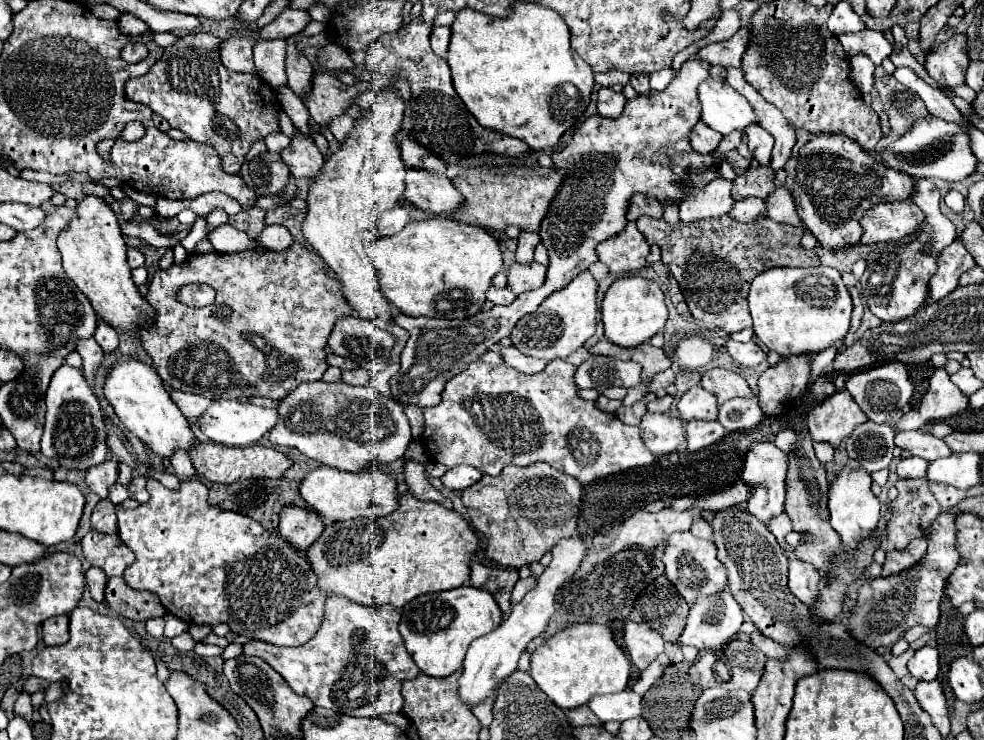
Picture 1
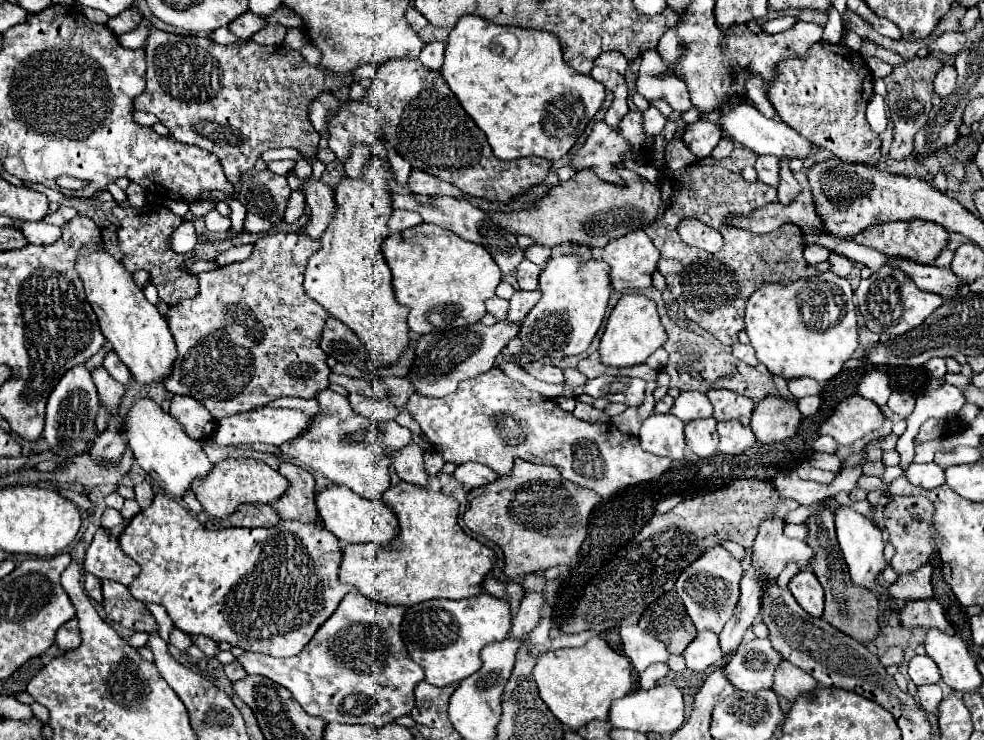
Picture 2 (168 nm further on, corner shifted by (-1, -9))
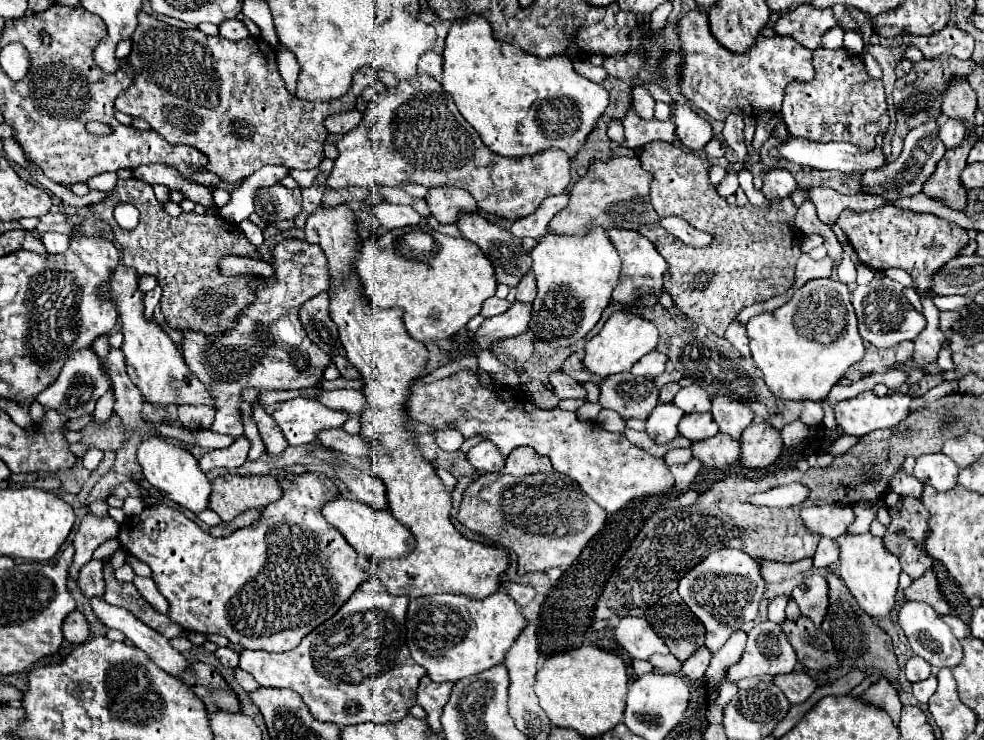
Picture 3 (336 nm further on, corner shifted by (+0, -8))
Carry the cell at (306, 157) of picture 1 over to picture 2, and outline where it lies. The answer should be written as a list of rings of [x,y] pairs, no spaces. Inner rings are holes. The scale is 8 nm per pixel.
[[[319,180],[313,182],[305,182],[303,184],[303,192],[305,192],[305,200],[311,208],[311,218],[307,222],[305,234],[311,238],[321,238],[321,234],[327,230],[333,212],[335,212],[335,192],[333,188],[325,186]]]

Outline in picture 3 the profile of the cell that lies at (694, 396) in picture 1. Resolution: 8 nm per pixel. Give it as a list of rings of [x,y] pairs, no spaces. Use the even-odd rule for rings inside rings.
[[[688,385],[682,387],[676,397],[674,397],[674,405],[680,407],[684,413],[704,413],[710,411],[710,399],[706,395],[706,391],[698,385]]]

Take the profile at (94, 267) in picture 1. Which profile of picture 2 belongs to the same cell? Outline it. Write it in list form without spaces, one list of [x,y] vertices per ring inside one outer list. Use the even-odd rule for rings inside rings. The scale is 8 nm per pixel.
[[[107,250],[83,252],[77,262],[77,272],[83,280],[87,302],[97,314],[103,336],[113,346],[123,364],[131,370],[133,378],[141,384],[163,382],[169,376],[169,370],[173,370],[177,346],[167,320],[159,314],[155,304],[145,298],[143,290],[135,286],[133,274],[127,272],[117,258],[109,256]]]

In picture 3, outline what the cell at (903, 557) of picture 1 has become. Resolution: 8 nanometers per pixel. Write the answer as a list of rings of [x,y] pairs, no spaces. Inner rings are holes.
[[[928,569],[920,579],[914,579],[912,585],[908,589],[904,589],[904,599],[908,601],[924,601],[928,605],[932,605],[932,609],[940,615],[950,613],[948,603],[944,601],[944,597],[938,591],[938,581],[932,573],[932,569]]]

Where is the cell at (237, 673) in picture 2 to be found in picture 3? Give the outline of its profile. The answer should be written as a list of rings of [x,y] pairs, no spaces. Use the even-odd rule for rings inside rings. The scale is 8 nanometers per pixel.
[[[240,667],[238,669],[234,669],[234,677],[236,677],[236,681],[240,683],[240,687],[244,689],[244,691],[254,691],[254,689],[258,689],[260,685],[248,675],[248,673],[244,673]]]

